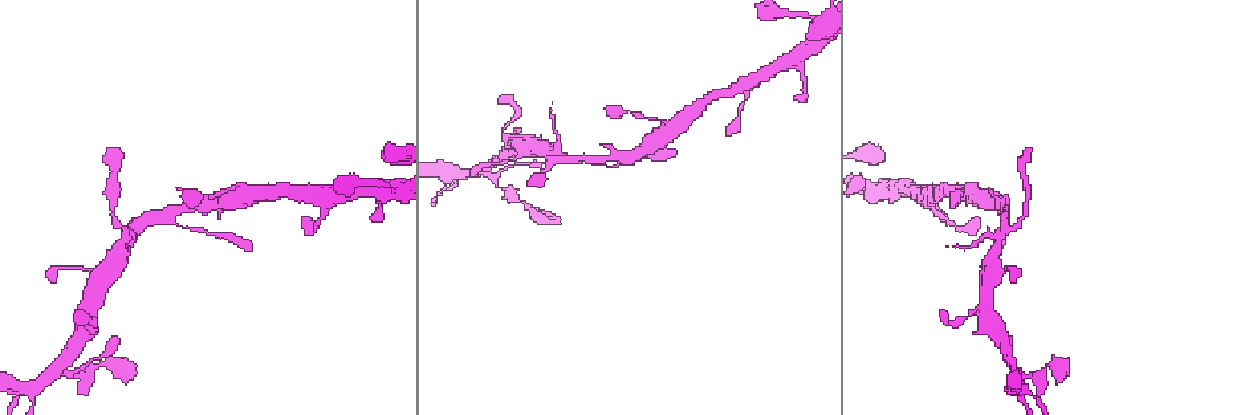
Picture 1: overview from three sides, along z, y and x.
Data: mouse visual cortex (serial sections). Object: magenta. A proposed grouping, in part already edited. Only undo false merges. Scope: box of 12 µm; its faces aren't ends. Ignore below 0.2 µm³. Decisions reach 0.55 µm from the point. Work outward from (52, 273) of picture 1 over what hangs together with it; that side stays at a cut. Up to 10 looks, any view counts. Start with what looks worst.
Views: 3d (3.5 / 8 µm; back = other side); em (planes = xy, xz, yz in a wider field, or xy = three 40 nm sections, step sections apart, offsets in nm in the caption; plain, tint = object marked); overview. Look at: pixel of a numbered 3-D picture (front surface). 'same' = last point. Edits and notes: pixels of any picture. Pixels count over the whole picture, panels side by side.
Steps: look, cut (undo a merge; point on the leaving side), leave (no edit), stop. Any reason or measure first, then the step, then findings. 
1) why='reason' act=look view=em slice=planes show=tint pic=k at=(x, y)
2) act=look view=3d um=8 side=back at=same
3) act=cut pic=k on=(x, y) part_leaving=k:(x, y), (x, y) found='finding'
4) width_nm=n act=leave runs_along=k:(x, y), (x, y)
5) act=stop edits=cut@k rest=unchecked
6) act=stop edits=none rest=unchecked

why='a narrow waist' act=look view=3d um=8 pic=1 at=(1015, 367)

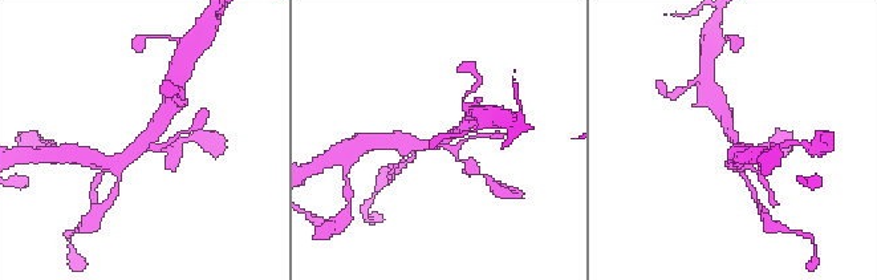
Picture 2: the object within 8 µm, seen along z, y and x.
why='shape alone is not enough' act=look view=em slice=xy step=1 show=tint pic=2 at=(145, 143)

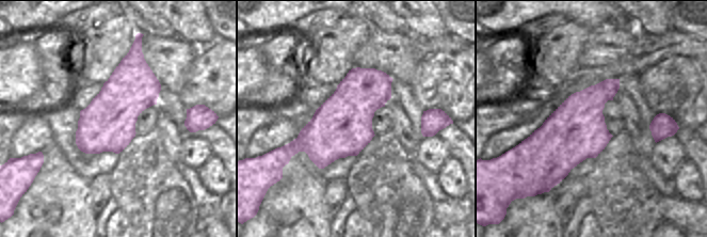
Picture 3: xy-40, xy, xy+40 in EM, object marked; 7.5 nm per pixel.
width_nm=460 act=cut pic=2 on=(171, 142) part_leaving=2:(151, 149), (175, 153), (189, 138) found='a second cell is stuck on'

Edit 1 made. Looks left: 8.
why='thick turns thin' act=look view=3d um=3.5 pic=1 at=(549, 152)

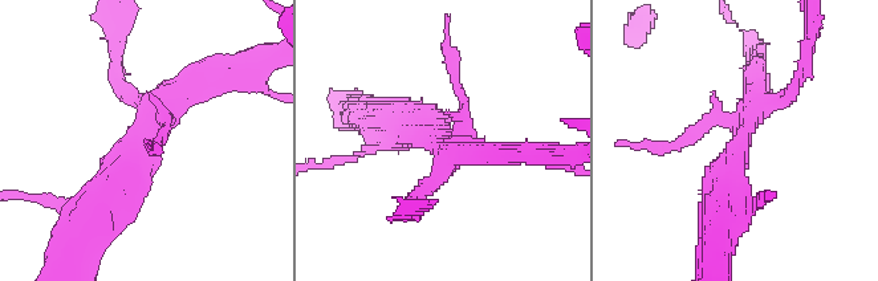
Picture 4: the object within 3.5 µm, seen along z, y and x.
why='need the tissue' act=look view=em slice=xy step=3 show=tint pic=4 at=(149, 136)

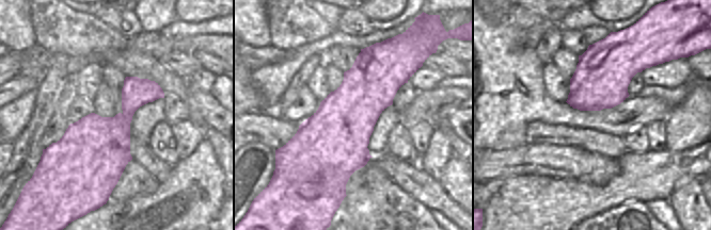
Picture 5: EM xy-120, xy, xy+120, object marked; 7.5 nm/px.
act=leave runs_along=4:(96, 204), (161, 114), (214, 78) found='all the same cell'

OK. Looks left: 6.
why='sudden change in width' act=look view=3d um=3.5 pic=1 at=(213, 201)

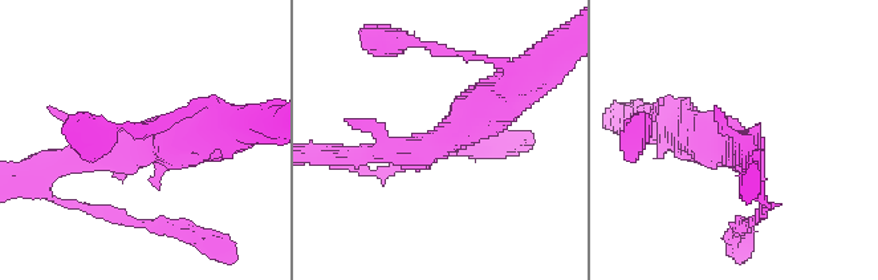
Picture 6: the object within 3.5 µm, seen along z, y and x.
arm_widths_nm=250,600 why='now the EM' act=look view=em slice=planes show=tint pic=6 at=(437, 147)

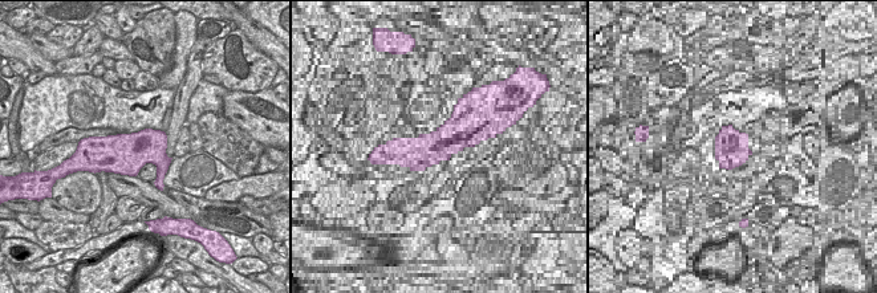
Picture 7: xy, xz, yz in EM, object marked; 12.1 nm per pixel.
act=leave found='all the same cell'

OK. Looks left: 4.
why='sudden change in width' act=look view=3d um=3.5 side=back pic=1 at=(818, 41)

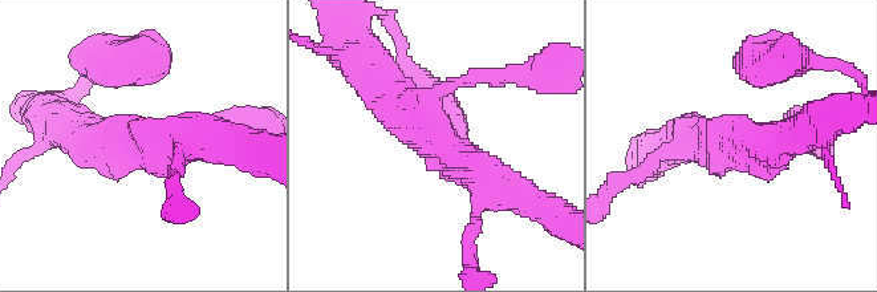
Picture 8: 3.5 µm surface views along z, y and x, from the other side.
why='now the EM' act=look view=em slice=xy step=2 show=tint pic=8 at=(735, 149)

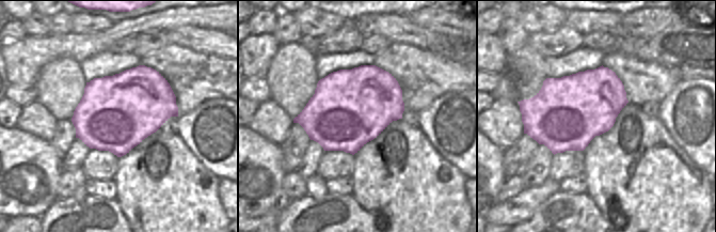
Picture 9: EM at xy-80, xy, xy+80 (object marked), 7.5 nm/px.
width_nm=600 act=leave runs_along=8:(512, 194), (431, 130), (435, 98), (472, 78) found='all the same cell'

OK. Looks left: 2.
act=stop edits=cut@2 rest=unchecked

